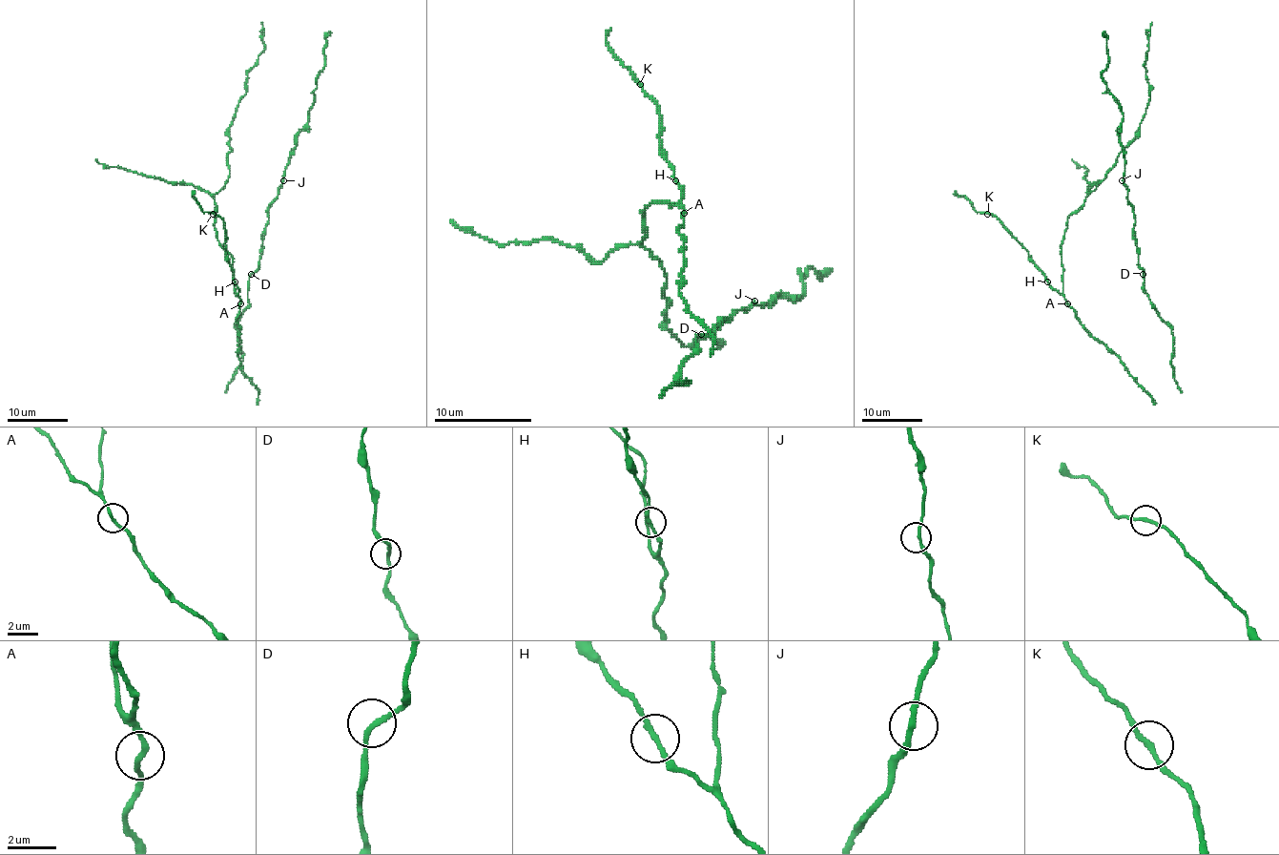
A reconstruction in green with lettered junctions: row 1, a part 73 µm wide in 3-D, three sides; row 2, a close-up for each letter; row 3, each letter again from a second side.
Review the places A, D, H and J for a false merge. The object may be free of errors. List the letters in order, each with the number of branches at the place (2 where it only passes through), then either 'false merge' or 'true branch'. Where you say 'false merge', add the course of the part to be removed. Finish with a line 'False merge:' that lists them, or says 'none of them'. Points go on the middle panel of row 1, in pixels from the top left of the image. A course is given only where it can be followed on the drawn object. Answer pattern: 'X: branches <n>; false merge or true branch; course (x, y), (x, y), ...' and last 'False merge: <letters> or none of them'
A: branches 2; true branch
D: branches 2; true branch
H: branches 2; true branch
J: branches 2; true branch
False merge: none of them

